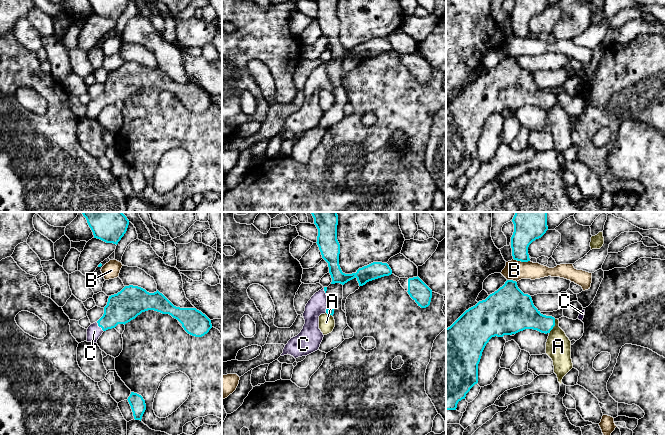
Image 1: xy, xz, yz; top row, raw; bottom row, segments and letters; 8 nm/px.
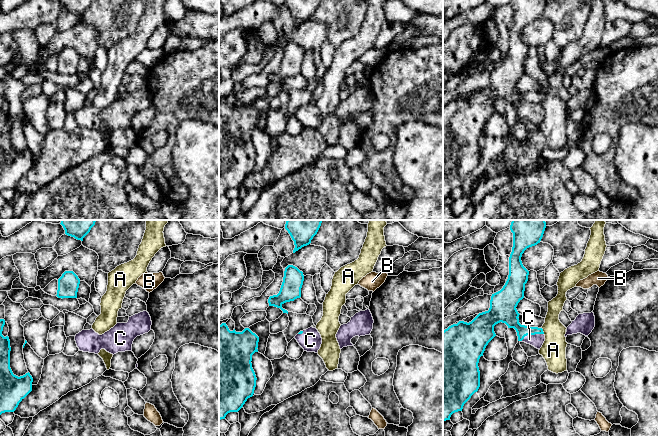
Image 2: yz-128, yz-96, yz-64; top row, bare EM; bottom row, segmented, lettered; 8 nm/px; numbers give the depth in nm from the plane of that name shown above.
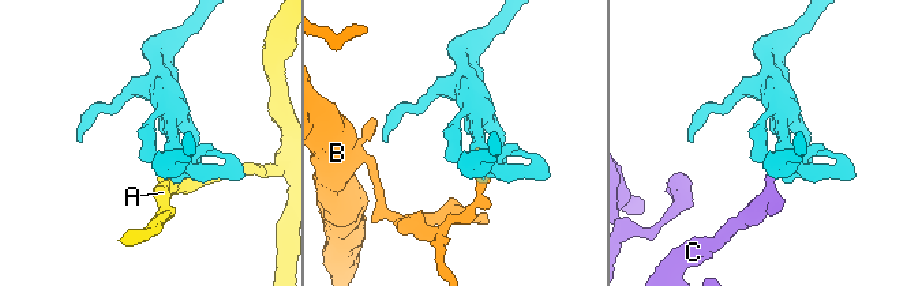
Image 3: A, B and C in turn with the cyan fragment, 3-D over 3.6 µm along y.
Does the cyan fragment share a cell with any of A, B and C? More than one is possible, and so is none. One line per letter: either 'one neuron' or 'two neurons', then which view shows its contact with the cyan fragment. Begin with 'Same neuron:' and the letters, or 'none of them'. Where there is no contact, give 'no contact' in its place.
Same neuron: C
A: two neurons | yz
B: two neurons | yz
C: one neuron | xy

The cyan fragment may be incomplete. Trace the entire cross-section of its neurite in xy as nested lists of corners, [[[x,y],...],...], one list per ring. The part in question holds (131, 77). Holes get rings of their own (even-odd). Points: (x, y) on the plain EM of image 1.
[[[129,61],[109,72],[103,92],[87,105],[87,118],[97,119],[104,107],[118,100],[125,101],[148,86],[171,91],[195,113],[204,112],[212,104],[211,96],[196,84],[176,83],[158,66],[149,69],[141,63]]]

